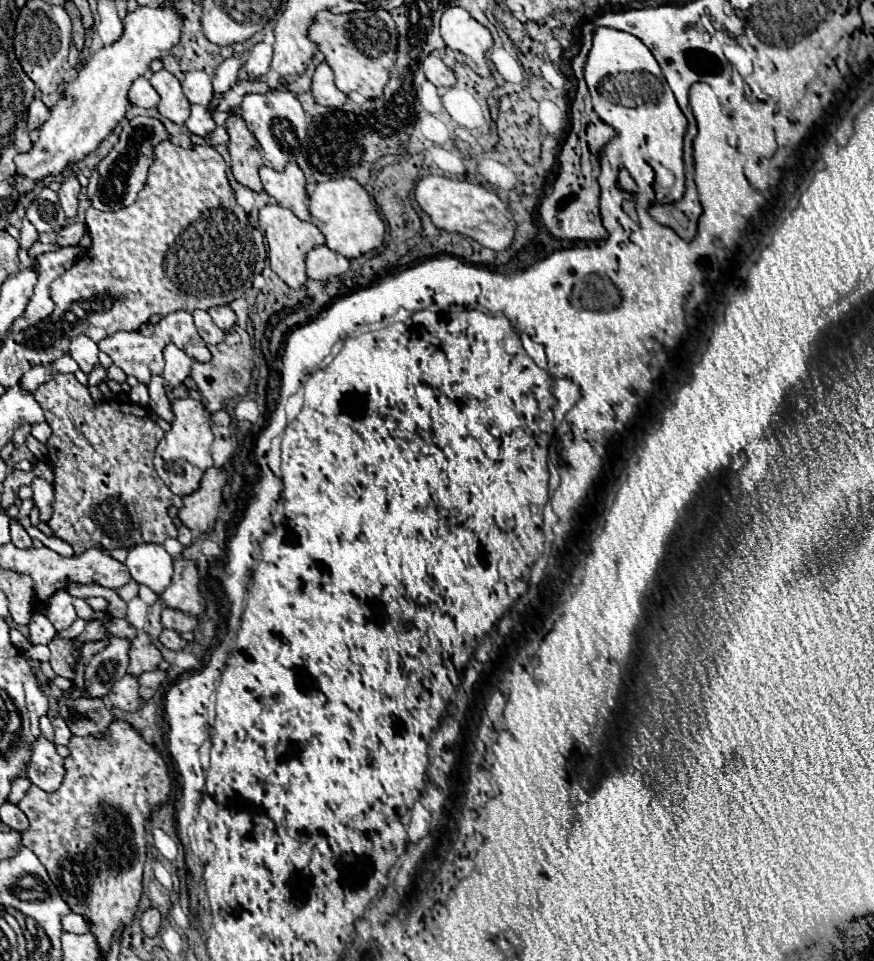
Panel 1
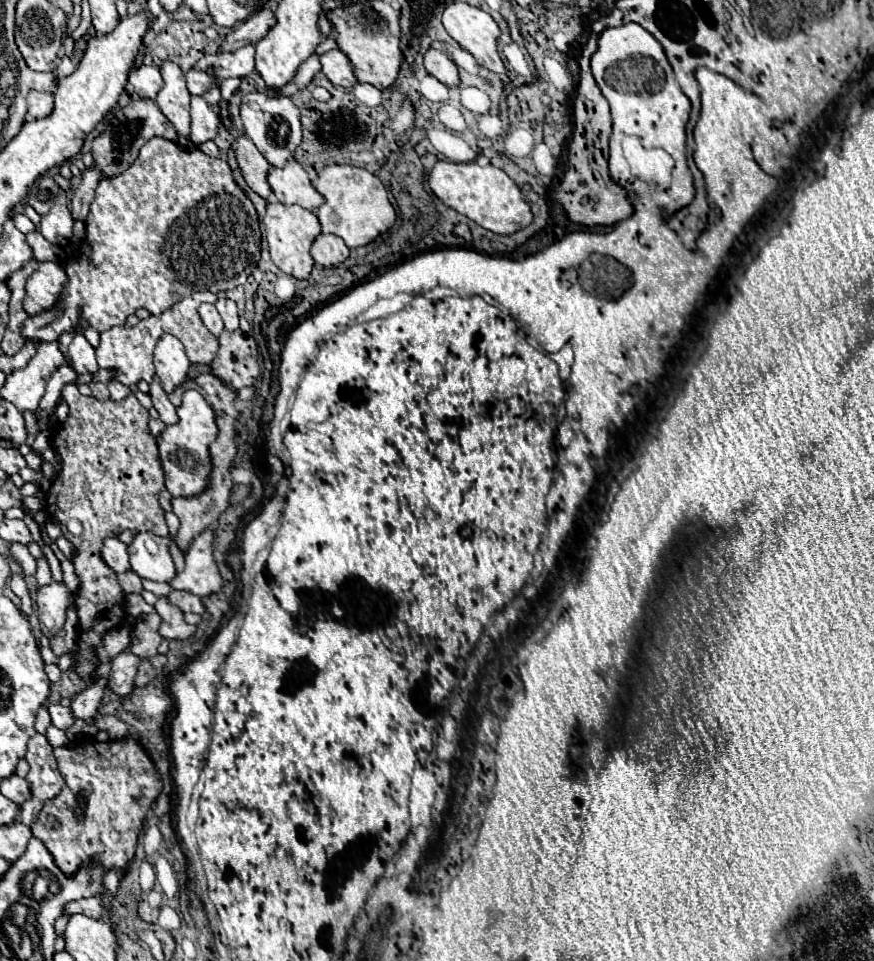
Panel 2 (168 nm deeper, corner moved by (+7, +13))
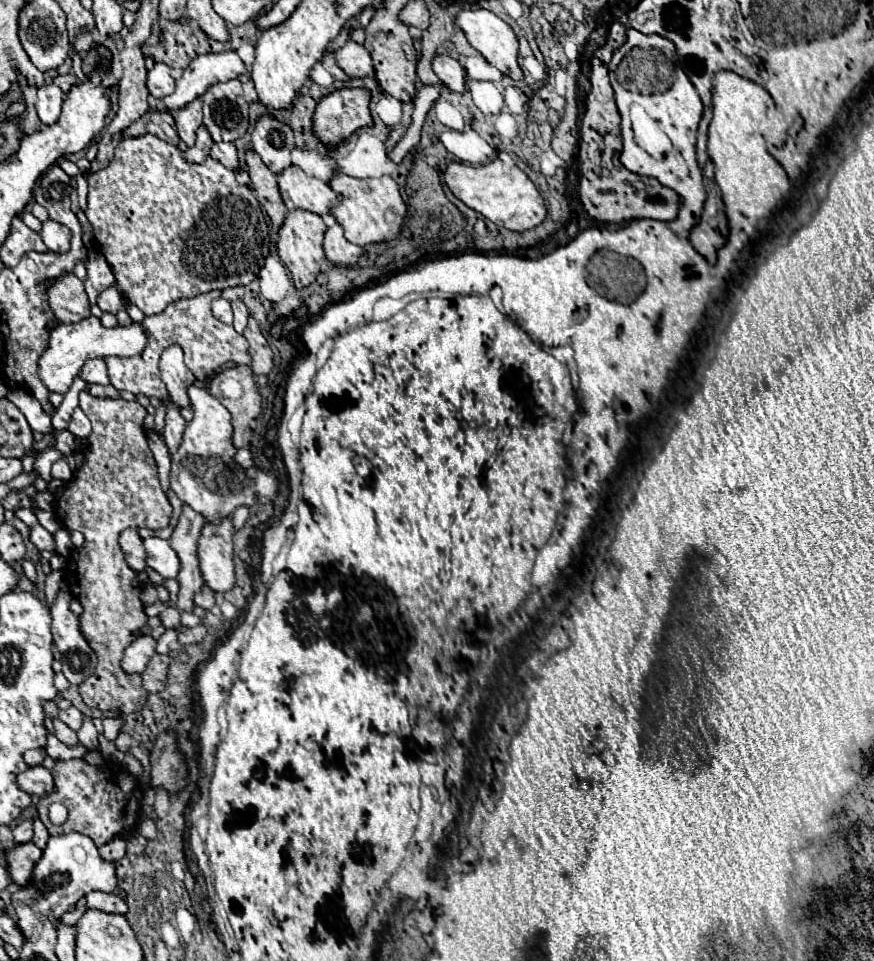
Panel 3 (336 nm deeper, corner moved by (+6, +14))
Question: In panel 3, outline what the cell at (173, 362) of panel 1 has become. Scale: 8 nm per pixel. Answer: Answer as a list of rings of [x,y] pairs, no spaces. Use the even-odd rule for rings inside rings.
[[[170,346],[162,352],[160,356],[160,376],[168,388],[168,394],[172,402],[176,402],[180,408],[190,406],[186,390],[196,382],[194,374],[188,370],[184,364],[182,348],[180,346]]]

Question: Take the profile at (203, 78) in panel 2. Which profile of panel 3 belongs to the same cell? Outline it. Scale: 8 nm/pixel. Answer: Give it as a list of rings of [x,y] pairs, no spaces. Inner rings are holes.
[[[238,80],[210,86],[202,94],[202,106],[204,124],[208,126],[214,142],[238,140],[248,130],[248,102]]]

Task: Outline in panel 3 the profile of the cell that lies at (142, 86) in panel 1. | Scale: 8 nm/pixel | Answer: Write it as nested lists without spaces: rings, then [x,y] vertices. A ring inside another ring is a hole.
[[[156,64],[150,72],[148,72],[148,80],[146,80],[146,88],[152,96],[156,98],[164,98],[168,94],[172,94],[174,90],[174,78],[172,78],[172,70],[166,64]]]

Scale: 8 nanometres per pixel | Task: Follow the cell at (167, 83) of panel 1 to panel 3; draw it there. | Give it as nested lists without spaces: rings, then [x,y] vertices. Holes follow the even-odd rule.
[[[196,98],[190,104],[182,106],[178,112],[174,112],[174,120],[176,120],[176,128],[178,128],[178,136],[192,146],[196,140],[196,130],[202,124],[202,100]]]

